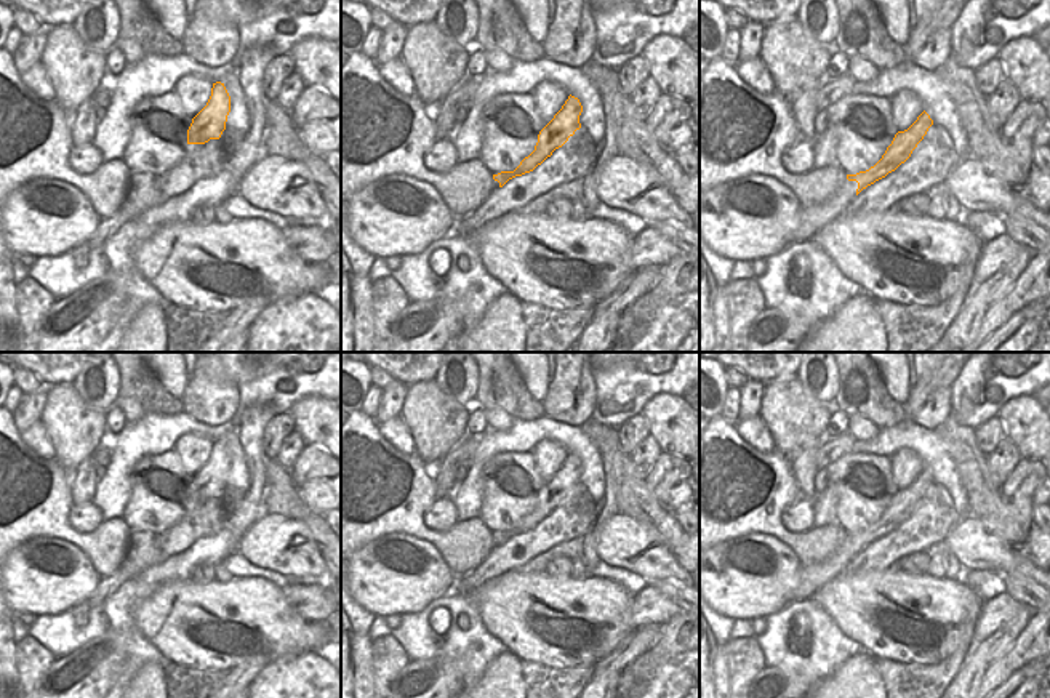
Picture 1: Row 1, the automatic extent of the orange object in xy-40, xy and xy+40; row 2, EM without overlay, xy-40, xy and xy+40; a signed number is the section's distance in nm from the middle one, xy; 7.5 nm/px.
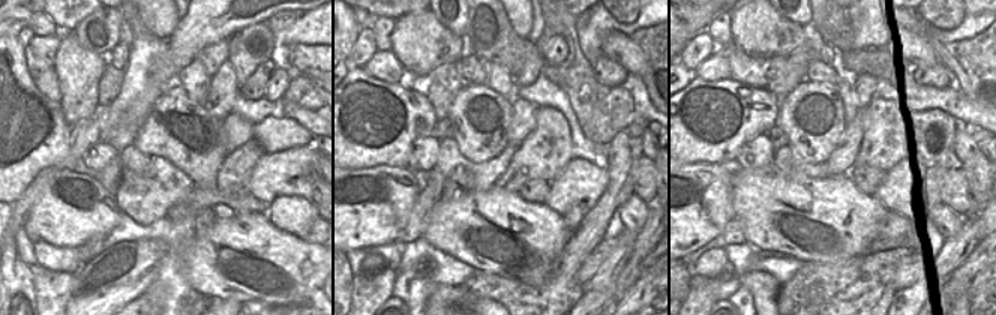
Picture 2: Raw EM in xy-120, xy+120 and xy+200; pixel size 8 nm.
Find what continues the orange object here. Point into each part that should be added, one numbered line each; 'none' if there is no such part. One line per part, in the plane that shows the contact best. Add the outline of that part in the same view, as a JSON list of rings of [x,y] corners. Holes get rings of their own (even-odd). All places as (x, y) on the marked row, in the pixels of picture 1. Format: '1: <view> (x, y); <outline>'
1: xy+40 (812, 218); [[[845,181],[842,187],[828,200],[816,203],[813,207],[802,207],[800,221],[794,231],[792,242],[802,242],[813,237],[824,224],[831,223],[839,210],[856,195],[858,183]]]

